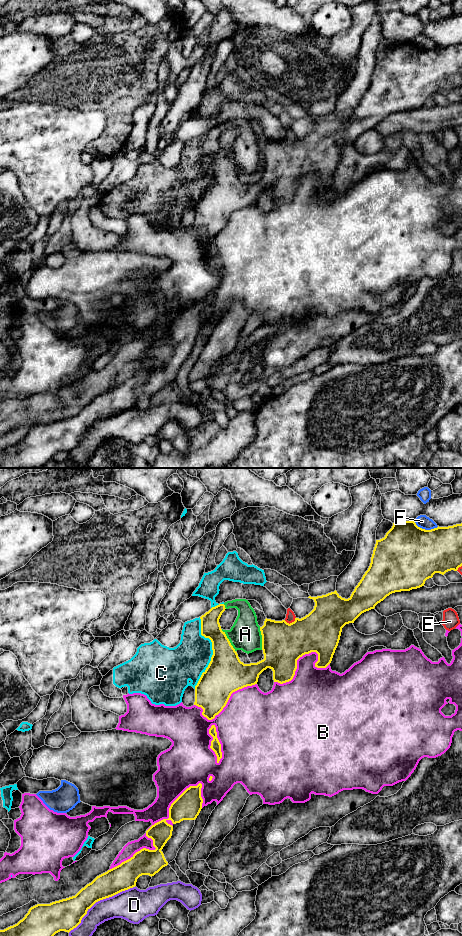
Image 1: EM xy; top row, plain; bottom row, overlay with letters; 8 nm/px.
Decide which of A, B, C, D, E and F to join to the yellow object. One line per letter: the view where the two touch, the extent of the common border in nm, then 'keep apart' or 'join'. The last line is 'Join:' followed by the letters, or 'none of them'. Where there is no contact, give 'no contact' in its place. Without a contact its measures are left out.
A: xy | 220 nm | join
B: xy | 600 nm | keep apart
C: xy | 600 nm | keep apart
D: xy | 650 nm | keep apart
E: xy | 100 nm | keep apart
F: xy | 220 nm | keep apart
Join: A

